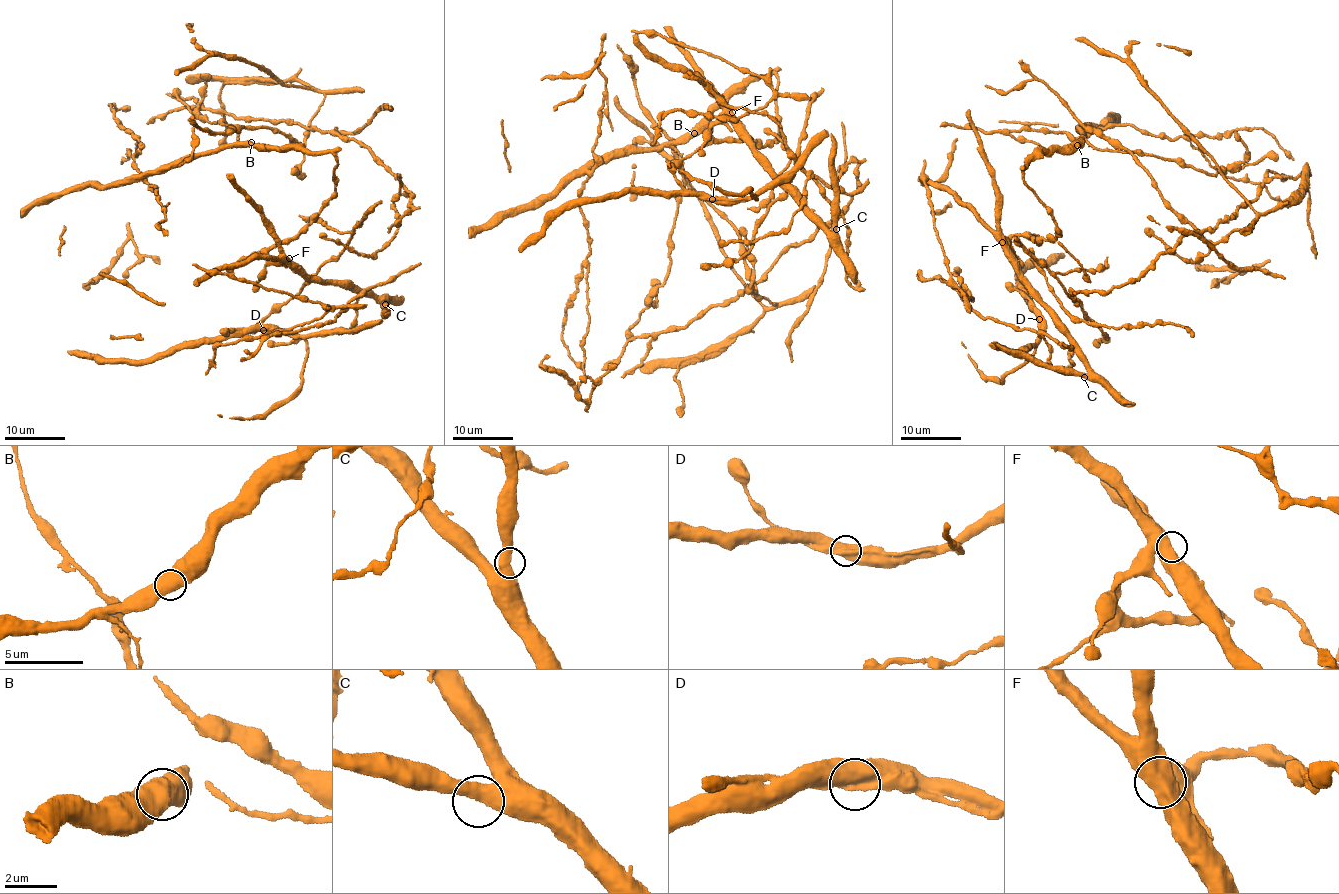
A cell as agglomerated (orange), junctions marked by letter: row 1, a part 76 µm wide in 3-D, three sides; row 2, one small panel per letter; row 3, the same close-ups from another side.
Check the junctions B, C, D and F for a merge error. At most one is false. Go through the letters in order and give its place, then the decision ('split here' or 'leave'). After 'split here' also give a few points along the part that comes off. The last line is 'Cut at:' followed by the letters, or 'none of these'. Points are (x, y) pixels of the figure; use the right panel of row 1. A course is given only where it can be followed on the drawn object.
B: (1077, 145) | leave
C: (1084, 377) | leave
D: (1039, 319) | leave
F: (1002, 242) | leave
Cut at: none of these

